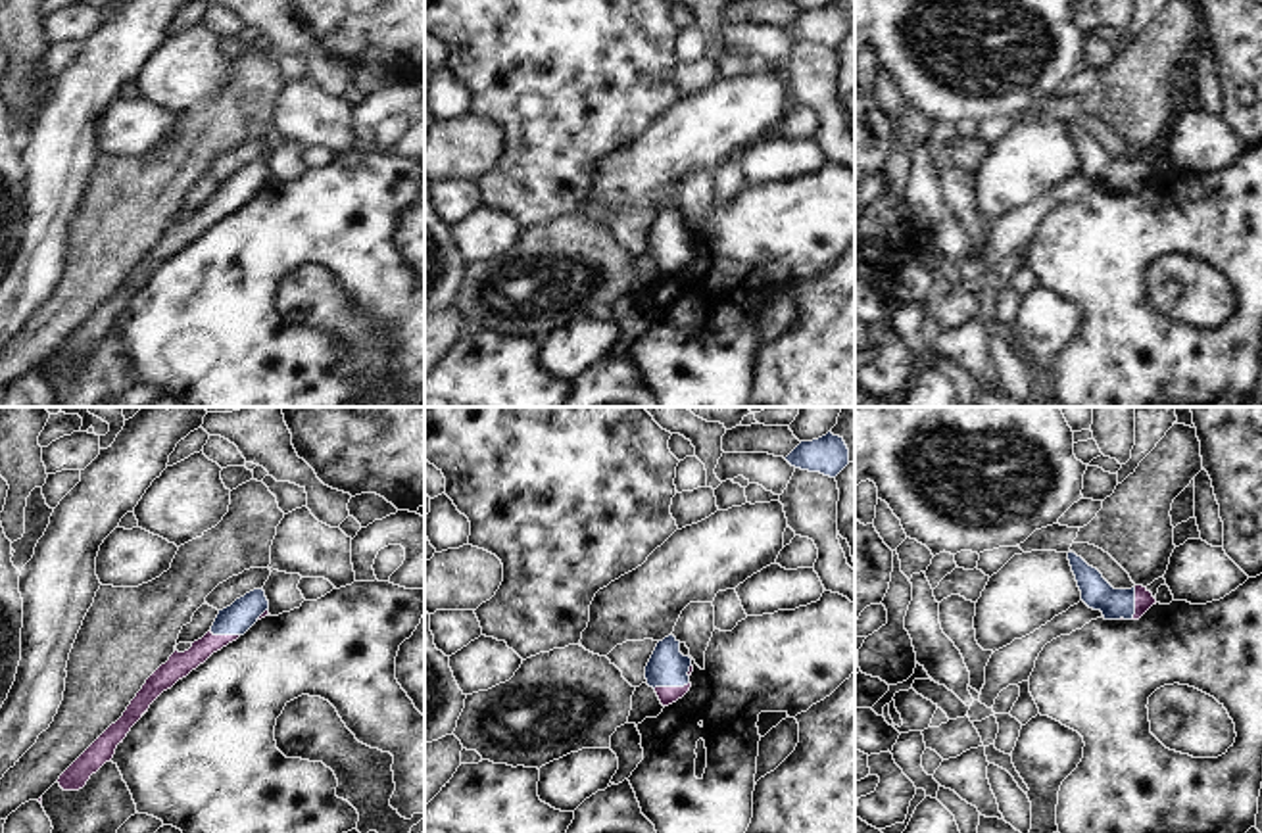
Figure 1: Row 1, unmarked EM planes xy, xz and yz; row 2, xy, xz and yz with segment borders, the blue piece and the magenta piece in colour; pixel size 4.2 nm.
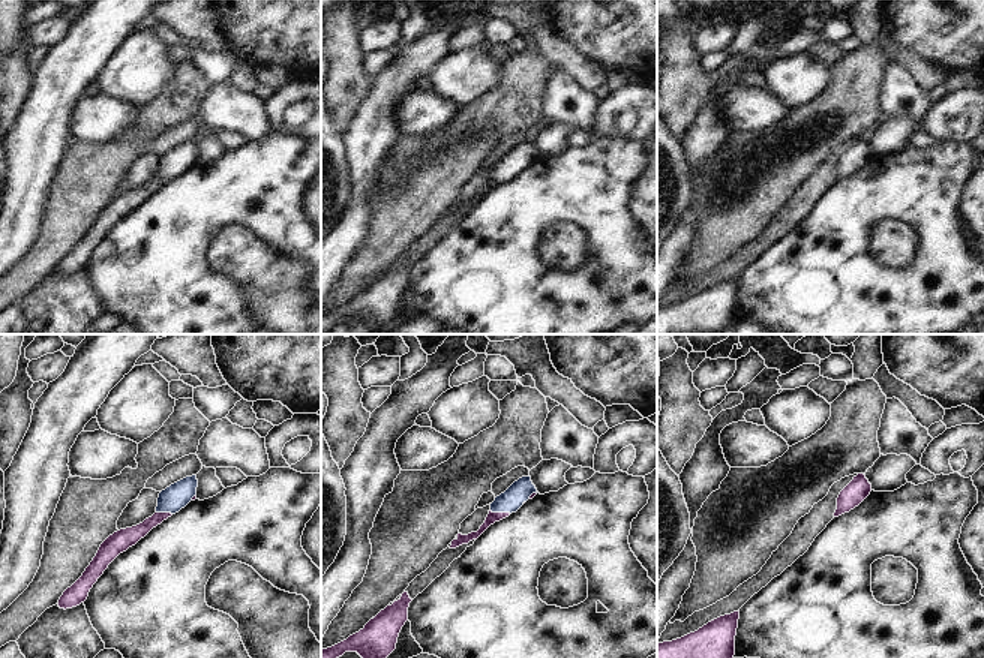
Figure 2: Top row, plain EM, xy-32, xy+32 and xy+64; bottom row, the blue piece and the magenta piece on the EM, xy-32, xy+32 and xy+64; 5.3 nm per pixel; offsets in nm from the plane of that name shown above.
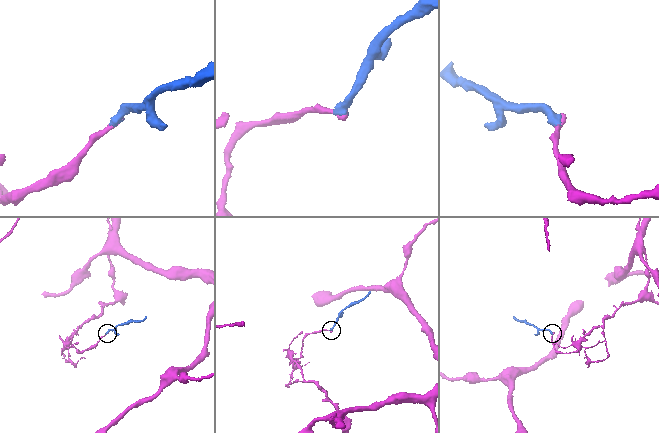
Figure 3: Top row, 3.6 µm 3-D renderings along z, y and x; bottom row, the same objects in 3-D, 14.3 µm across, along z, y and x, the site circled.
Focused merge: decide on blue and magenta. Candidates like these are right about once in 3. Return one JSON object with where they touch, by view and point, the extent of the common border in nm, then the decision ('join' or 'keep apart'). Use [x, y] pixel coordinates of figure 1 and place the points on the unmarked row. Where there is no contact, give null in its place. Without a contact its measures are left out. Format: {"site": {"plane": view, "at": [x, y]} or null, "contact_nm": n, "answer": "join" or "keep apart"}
{"site": {"plane": "xz", "at": [671, 256]}, "contact_nm": 150, "answer": "join"}

